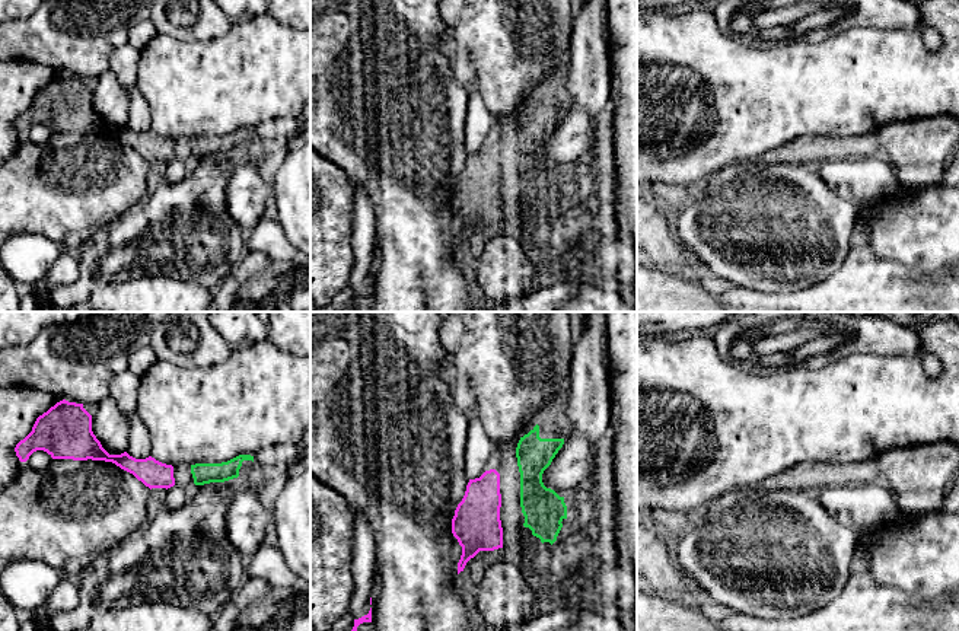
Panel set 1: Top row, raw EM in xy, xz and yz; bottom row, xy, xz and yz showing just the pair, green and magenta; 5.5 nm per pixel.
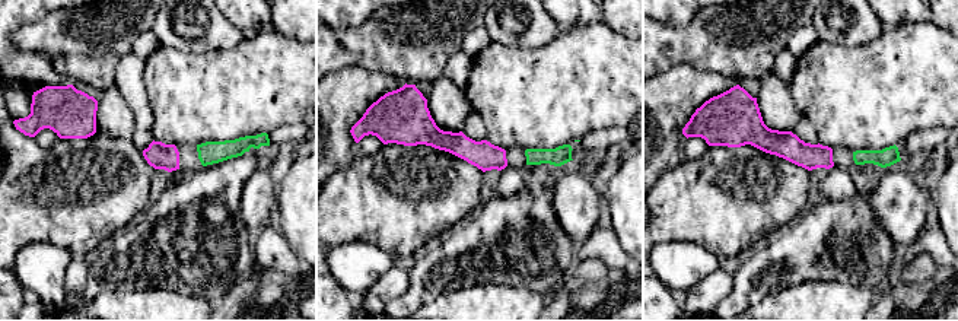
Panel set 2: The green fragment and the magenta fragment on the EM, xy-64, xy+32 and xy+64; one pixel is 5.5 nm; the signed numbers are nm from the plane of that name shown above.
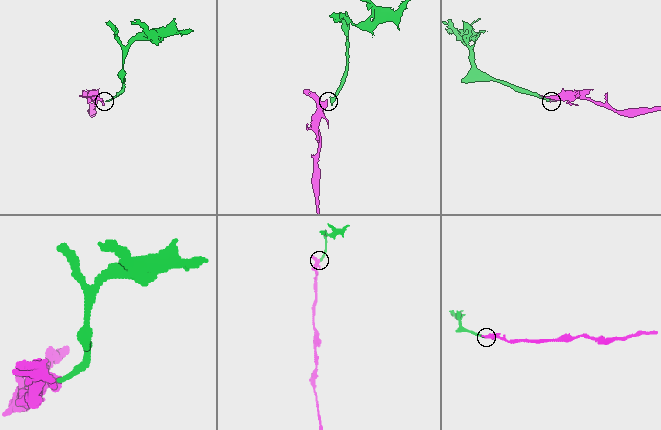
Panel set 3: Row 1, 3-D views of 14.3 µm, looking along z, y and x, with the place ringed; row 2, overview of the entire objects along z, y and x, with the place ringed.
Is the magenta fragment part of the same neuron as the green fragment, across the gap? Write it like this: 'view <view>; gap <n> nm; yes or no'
view xy; gap 100 nm; yes

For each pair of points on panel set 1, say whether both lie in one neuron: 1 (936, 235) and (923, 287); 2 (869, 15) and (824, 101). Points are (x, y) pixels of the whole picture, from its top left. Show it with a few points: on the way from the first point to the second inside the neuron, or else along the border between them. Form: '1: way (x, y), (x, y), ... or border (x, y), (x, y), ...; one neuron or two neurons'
1: border (894, 261), (901, 261), (926, 273), (943, 270); two neurons
2: border (897, 28), (848, 28), (830, 35); two neurons

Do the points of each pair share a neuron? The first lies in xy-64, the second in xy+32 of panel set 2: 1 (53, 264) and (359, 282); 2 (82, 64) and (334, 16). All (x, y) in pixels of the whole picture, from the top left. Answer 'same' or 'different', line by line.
1: same
2: different

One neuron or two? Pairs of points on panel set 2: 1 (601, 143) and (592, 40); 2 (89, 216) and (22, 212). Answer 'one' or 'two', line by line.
1: two
2: one

